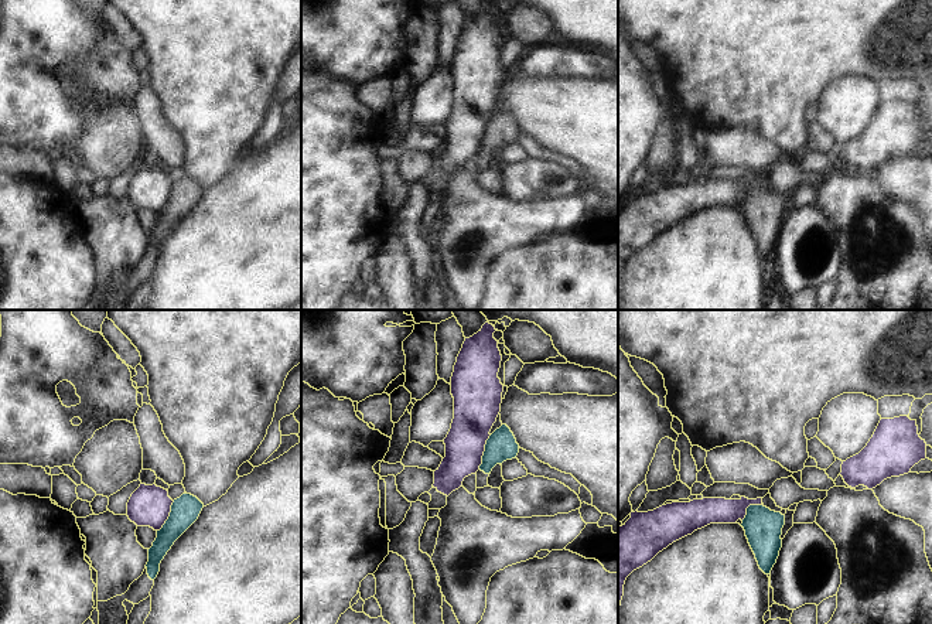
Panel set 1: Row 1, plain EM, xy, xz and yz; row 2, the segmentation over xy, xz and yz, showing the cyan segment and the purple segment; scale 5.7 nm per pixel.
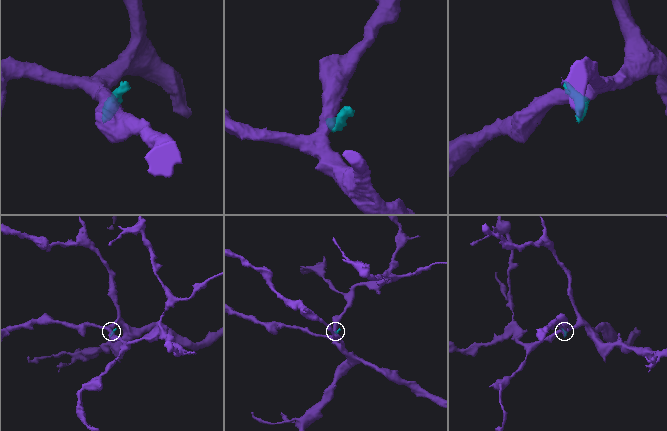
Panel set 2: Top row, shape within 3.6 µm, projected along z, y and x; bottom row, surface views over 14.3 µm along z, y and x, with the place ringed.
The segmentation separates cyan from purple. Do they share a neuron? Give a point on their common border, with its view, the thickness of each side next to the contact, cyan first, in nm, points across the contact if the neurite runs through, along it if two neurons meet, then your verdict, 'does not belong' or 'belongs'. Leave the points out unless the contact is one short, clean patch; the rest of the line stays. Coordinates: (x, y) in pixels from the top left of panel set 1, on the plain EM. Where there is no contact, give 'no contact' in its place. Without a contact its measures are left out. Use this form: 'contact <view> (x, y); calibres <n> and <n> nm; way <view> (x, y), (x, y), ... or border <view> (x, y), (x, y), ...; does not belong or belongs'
contact xz (484, 135); calibres 170 and 260 nm; border xz (491, 118), (478, 152); does not belong

